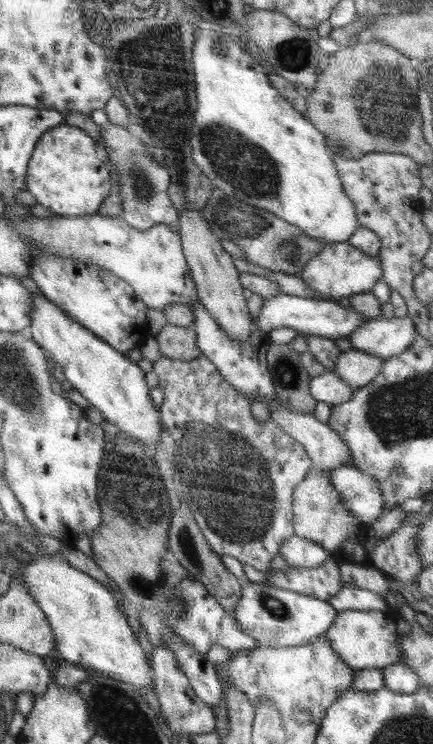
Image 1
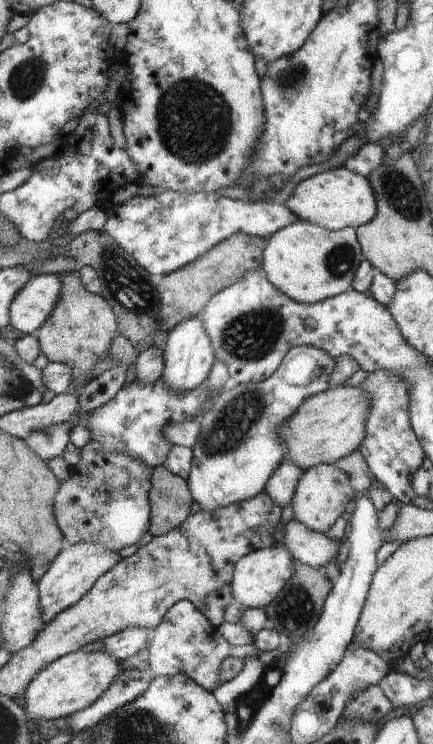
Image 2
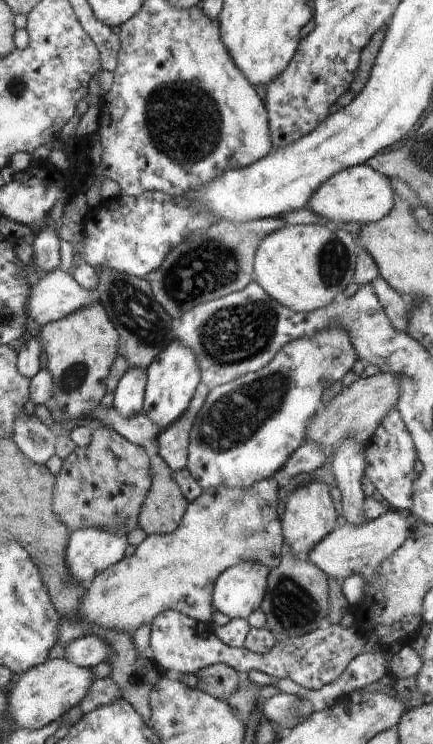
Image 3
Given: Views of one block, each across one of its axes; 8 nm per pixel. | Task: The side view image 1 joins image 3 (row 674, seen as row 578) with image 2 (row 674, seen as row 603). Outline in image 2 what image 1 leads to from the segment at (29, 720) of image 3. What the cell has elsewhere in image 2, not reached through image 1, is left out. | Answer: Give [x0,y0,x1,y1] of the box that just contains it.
[23,650,123,720]

